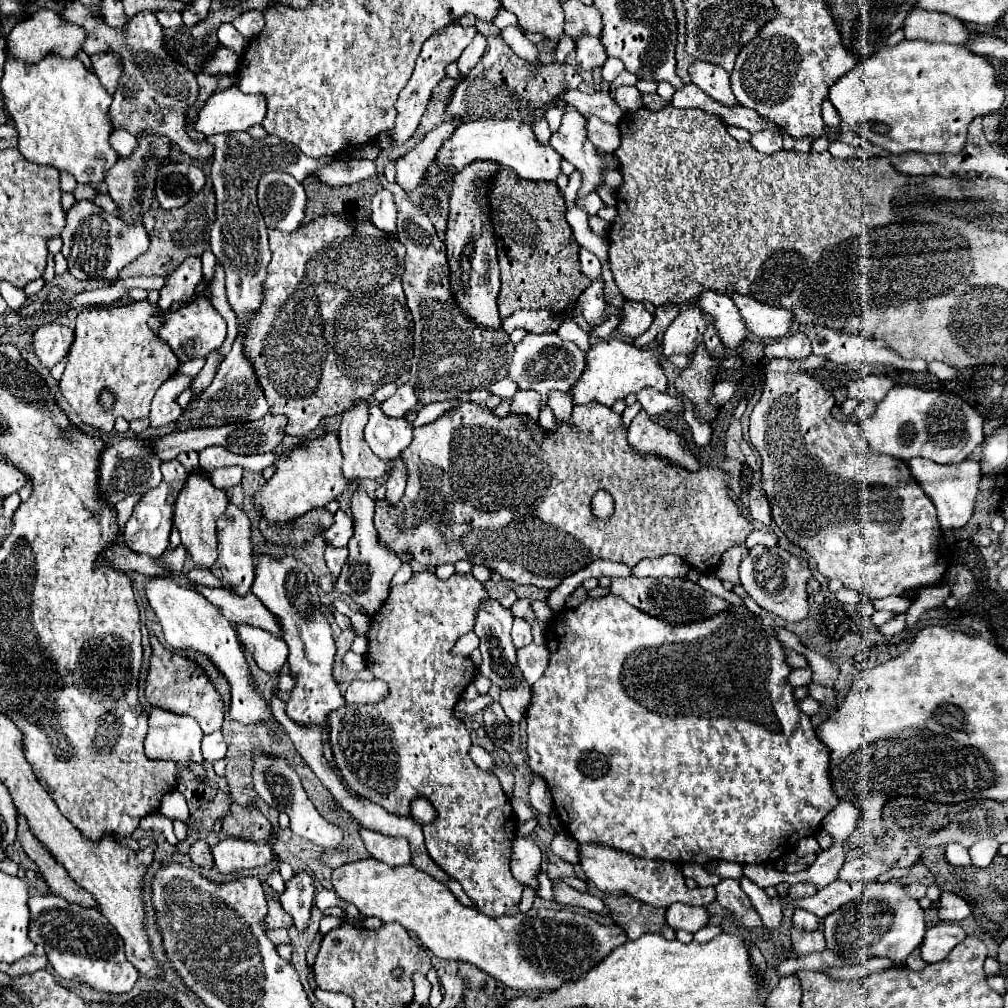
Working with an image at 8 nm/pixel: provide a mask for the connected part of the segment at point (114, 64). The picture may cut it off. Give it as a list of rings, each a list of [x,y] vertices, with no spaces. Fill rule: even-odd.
[[[98,53],[92,55],[92,71],[96,73],[96,77],[100,79],[102,87],[114,95],[118,79],[120,79],[120,65],[118,65],[118,55],[112,53]]]

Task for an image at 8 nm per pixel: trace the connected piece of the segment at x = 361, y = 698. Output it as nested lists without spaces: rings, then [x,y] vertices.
[[[382,679],[352,681],[346,689],[346,703],[378,703],[388,697],[388,685]]]

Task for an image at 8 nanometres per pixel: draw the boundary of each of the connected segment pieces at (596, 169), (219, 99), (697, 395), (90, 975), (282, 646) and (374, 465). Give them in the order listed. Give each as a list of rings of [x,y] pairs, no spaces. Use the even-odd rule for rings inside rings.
[[[562,93],[558,95],[556,107],[562,109],[564,115],[558,133],[554,133],[550,139],[550,145],[582,173],[584,185],[580,187],[578,197],[586,197],[592,189],[596,189],[596,185],[602,183],[602,171],[616,167],[616,159],[614,155],[602,159],[594,151],[592,143],[588,143],[588,131],[584,131],[584,117],[574,105],[562,99]]]
[[[236,85],[216,91],[198,113],[194,129],[206,137],[216,133],[246,131],[252,125],[260,125],[266,115],[264,95],[242,93]]]
[[[700,345],[696,349],[696,353],[692,355],[692,365],[686,367],[682,371],[682,375],[676,379],[676,387],[680,391],[682,397],[690,399],[696,405],[696,411],[700,413],[702,421],[712,421],[716,417],[716,411],[708,407],[708,397],[712,395],[710,385],[714,383],[714,377],[710,375],[710,369],[718,367],[718,363],[714,363],[704,347]]]
[[[32,895],[30,907],[30,939],[44,945],[46,957],[54,971],[64,979],[76,979],[92,985],[102,993],[132,991],[138,971],[124,955],[124,943],[114,927],[98,909],[80,907],[60,899],[58,895]]]
[[[236,623],[234,627],[236,627],[236,633],[238,633],[242,645],[252,653],[252,657],[260,669],[264,669],[266,673],[280,671],[280,667],[284,665],[284,661],[288,657],[288,647],[280,637],[276,637],[260,627],[252,627],[252,625]]]
[[[360,399],[352,409],[342,413],[340,449],[344,453],[342,471],[348,479],[378,479],[388,475],[392,461],[376,457],[364,441],[364,427],[368,423],[368,399]]]

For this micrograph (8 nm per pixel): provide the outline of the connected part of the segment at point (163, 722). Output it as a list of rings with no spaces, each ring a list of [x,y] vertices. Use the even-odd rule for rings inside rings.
[[[152,709],[148,725],[148,735],[144,739],[148,759],[170,759],[182,767],[204,761],[200,753],[202,729],[192,717]]]

